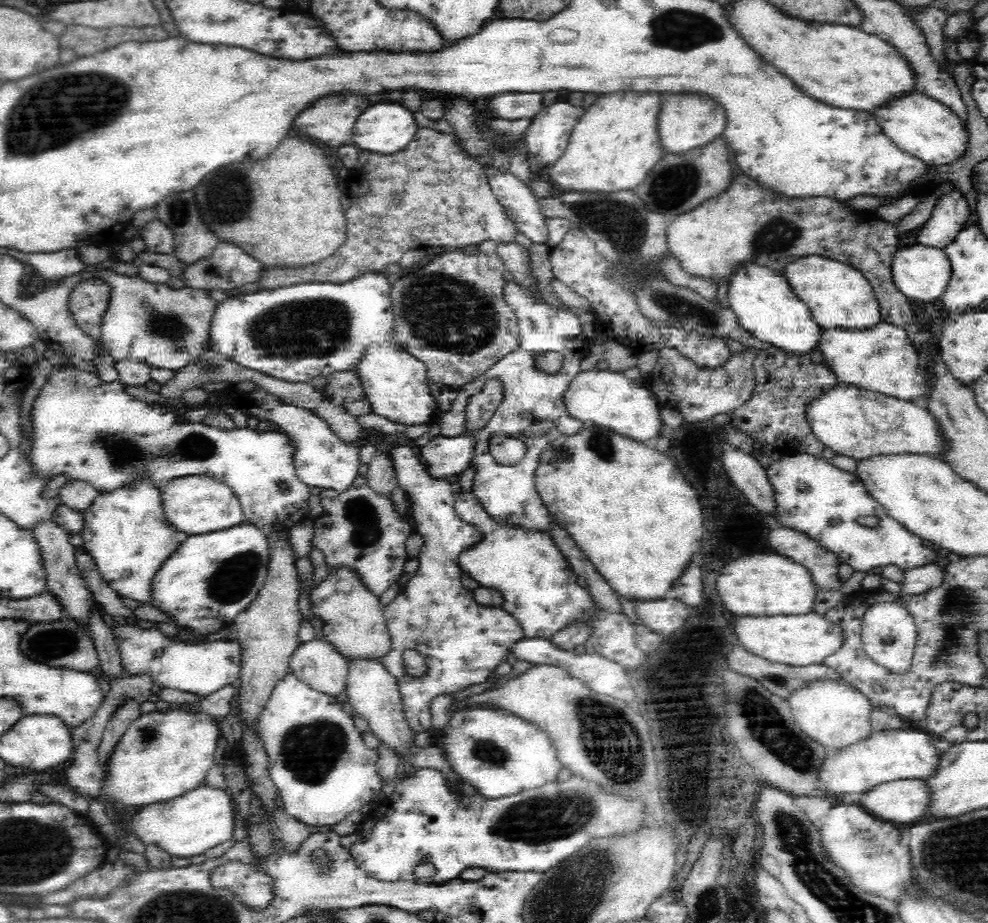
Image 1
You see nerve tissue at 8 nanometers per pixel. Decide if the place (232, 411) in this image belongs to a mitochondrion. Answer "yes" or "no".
no

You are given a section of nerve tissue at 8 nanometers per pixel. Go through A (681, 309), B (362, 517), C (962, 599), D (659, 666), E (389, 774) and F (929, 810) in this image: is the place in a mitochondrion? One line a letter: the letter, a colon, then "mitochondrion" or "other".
A: mitochondrion
B: mitochondrion
C: mitochondrion
D: other
E: other
F: other

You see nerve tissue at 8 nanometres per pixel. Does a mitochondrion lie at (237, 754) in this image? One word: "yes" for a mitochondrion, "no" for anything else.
no

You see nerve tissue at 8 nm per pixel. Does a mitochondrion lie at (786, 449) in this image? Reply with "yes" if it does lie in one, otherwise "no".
no

